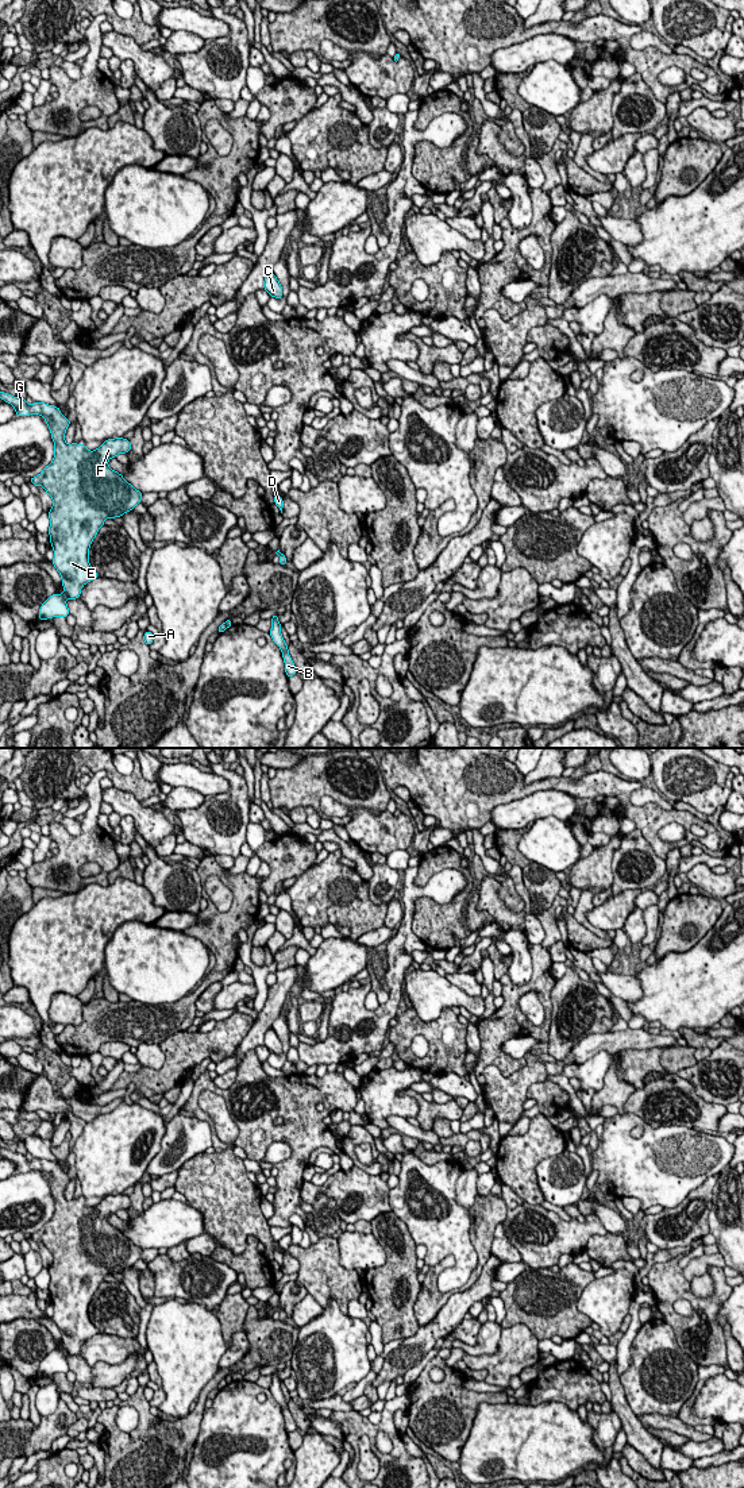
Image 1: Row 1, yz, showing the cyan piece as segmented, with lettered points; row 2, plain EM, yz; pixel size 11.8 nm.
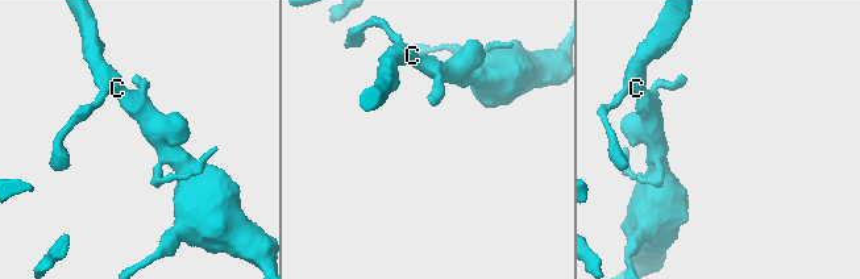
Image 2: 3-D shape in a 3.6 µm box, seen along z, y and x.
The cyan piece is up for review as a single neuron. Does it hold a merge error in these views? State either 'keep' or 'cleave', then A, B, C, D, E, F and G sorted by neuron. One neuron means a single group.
cleave | A E F G / B C D

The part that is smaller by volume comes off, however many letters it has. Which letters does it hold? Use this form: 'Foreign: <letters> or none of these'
Foreign: A, E, F, G

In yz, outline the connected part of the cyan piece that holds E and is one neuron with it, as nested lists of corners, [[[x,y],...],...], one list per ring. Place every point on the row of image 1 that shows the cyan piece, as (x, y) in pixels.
[[[0,392],[0,398],[15,408],[16,416],[41,415],[49,425],[54,442],[54,458],[41,474],[30,478],[36,487],[43,486],[53,498],[53,508],[49,512],[50,544],[53,546],[53,564],[61,575],[63,593],[50,595],[39,609],[39,620],[51,617],[68,617],[69,608],[66,600],[76,600],[81,595],[81,589],[88,582],[96,579],[99,574],[89,563],[89,548],[99,529],[105,525],[105,519],[122,517],[132,510],[142,500],[142,493],[128,483],[122,474],[108,466],[111,458],[131,451],[128,439],[115,437],[105,440],[95,451],[85,448],[85,444],[65,442],[65,433],[72,423],[63,417],[61,409],[45,402],[32,402],[31,405],[22,397],[14,397],[9,393]]]

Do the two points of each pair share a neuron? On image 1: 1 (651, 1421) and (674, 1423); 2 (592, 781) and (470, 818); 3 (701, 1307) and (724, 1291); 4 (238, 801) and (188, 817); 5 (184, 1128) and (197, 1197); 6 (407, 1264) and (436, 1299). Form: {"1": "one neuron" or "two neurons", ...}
{"1": "one neuron", "2": "one neuron", "3": "one neuron", "4": "one neuron", "5": "two neurons", "6": "two neurons"}

